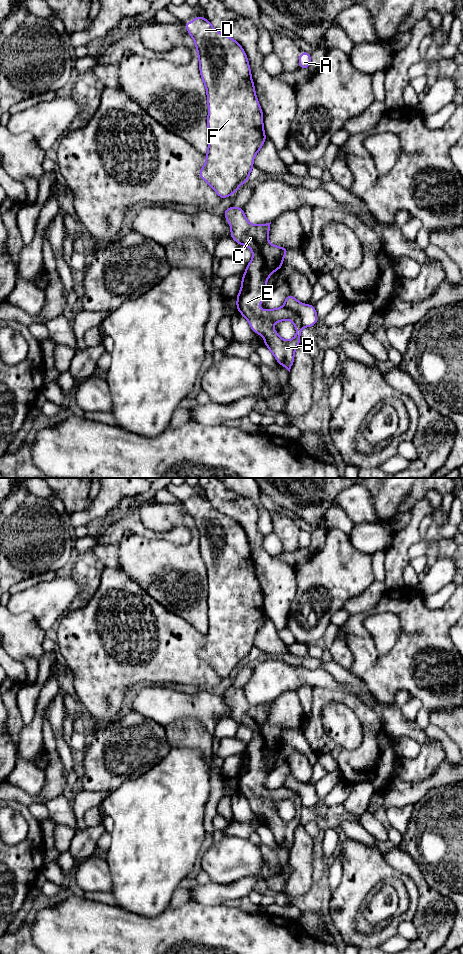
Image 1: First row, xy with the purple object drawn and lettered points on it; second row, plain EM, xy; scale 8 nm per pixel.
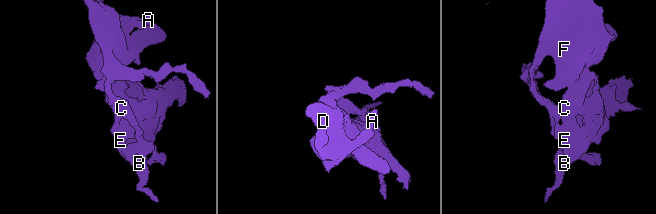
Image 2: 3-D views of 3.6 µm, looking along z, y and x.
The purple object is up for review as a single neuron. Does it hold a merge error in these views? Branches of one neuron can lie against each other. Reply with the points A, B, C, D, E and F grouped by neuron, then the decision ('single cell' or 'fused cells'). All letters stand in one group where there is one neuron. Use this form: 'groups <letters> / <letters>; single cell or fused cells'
groups A D F / B C E; fused cells

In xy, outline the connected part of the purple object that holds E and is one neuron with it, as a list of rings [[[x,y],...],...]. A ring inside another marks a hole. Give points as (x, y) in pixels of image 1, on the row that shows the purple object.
[[[231,206],[224,213],[232,231],[230,237],[239,245],[248,246],[253,258],[248,263],[242,278],[240,292],[237,295],[237,311],[249,322],[254,333],[264,337],[264,344],[272,352],[278,363],[290,372],[294,362],[294,353],[300,344],[303,325],[297,313],[285,306],[277,309],[265,309],[260,313],[260,301],[265,300],[270,290],[265,286],[270,275],[281,269],[283,258],[290,250],[268,242],[270,223],[252,225],[245,216],[243,208]],[[291,320],[296,328],[292,340],[283,340],[272,325],[276,322]]]

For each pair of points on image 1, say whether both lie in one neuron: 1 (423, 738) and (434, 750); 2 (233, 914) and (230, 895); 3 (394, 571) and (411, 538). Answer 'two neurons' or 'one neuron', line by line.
1: two neurons
2: two neurons
3: one neuron

